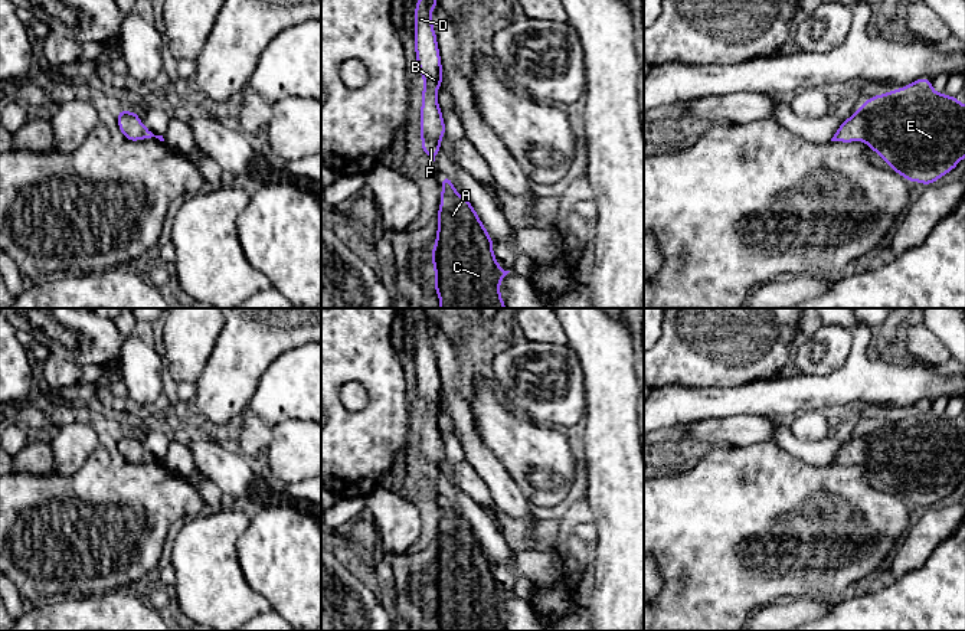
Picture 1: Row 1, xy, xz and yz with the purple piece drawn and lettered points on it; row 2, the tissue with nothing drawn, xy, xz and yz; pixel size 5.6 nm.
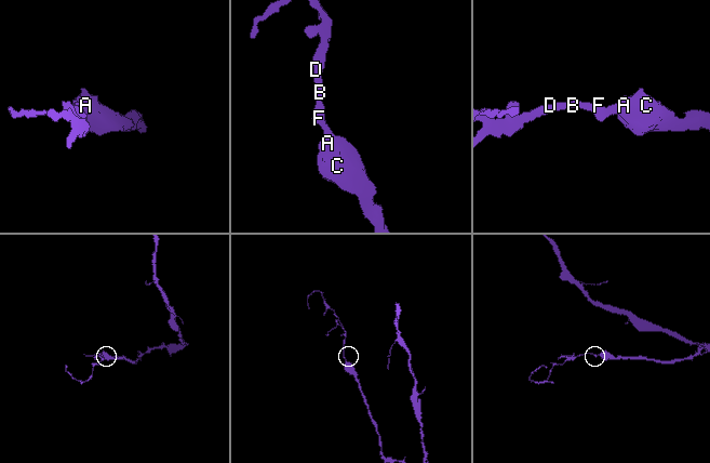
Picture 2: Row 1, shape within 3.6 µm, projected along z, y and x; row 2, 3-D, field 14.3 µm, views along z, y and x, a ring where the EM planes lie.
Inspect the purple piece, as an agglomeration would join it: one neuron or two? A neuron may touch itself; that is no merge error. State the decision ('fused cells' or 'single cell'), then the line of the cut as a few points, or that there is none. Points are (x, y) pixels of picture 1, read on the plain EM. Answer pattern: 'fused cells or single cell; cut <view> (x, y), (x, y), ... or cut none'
single cell; cut none

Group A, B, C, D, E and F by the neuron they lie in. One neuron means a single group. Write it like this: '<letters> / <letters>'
A B C D E F

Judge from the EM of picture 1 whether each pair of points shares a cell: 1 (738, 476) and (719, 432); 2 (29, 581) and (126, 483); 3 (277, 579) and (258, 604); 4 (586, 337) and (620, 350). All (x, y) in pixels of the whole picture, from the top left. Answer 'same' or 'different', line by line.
1: different
2: same
3: different
4: same

